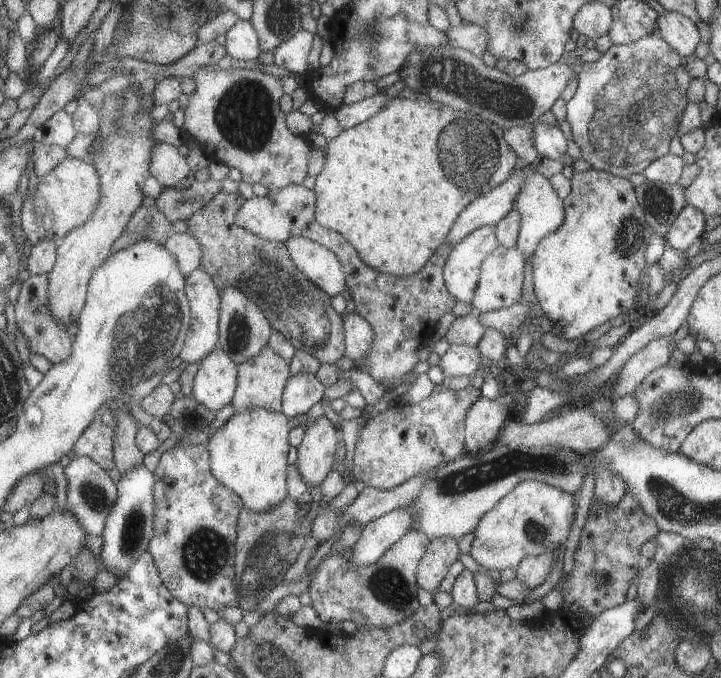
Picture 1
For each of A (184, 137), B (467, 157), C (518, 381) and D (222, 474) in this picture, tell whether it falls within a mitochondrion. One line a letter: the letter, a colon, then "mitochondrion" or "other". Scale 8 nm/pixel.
A: other
B: mitochondrion
C: other
D: other

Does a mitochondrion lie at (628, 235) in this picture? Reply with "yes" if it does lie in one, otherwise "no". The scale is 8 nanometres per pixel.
yes

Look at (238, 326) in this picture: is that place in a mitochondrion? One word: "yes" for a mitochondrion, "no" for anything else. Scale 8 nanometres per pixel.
yes

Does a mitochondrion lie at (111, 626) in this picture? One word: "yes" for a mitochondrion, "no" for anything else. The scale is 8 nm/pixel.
no

